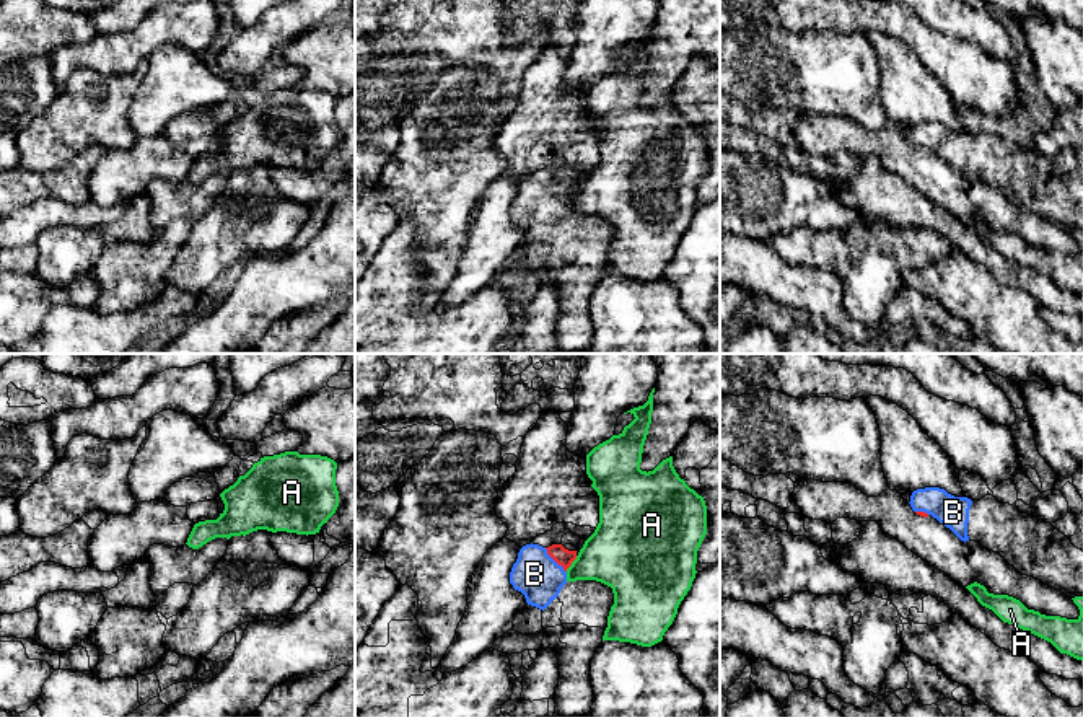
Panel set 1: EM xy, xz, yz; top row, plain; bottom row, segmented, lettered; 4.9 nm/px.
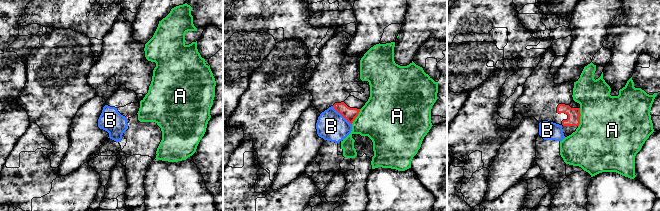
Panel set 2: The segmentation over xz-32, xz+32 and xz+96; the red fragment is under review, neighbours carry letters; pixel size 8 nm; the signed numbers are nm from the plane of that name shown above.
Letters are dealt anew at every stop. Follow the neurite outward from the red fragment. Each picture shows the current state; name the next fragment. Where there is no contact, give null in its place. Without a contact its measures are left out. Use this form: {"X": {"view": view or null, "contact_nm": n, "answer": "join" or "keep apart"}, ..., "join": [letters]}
{"A": {"view": "xz", "contact_nm": 100, "answer": "keep apart"}, "B": {"view": "xz", "contact_nm": 170, "answer": "keep apart"}, "join": []}

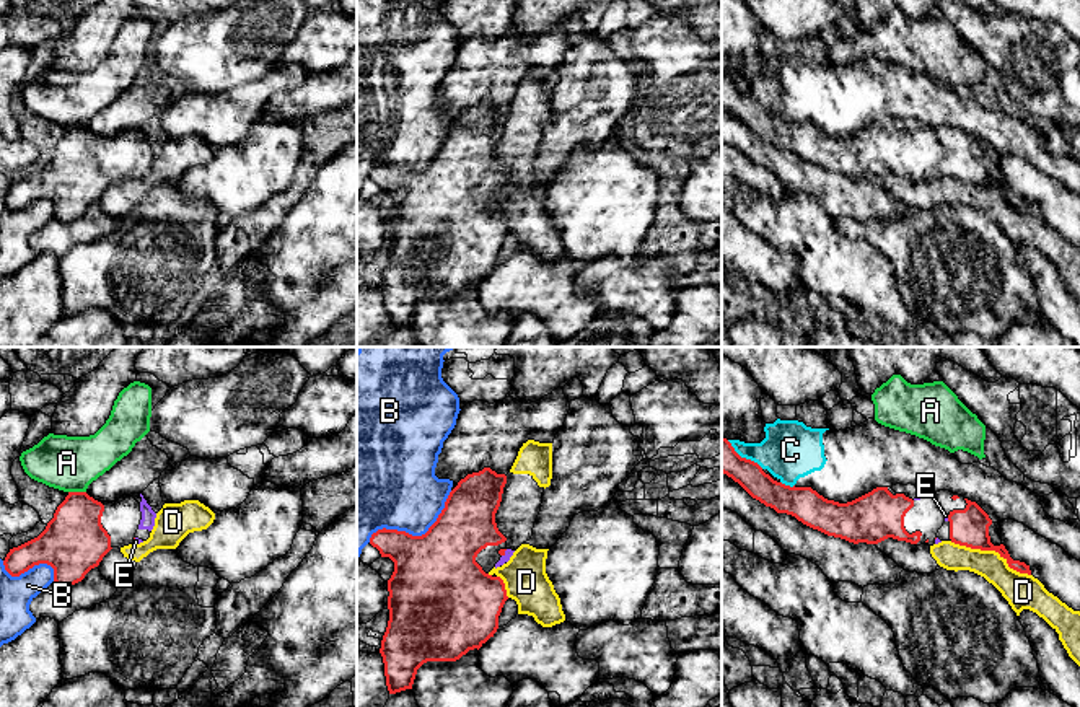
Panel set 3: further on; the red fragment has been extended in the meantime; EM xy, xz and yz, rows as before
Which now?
{"A": {"view": "xy", "contact_nm": 90, "answer": "keep apart"}, "B": {"view": "xz", "contact_nm": 480, "answer": "keep apart"}, "C": {"view": "yz", "contact_nm": 80, "answer": "keep apart"}, "D": {"view": "yz", "contact_nm": 440, "answer": "keep apart"}, "E": {"view": "xz", "contact_nm": 50, "answer": "join"}, "join": ["E"]}

